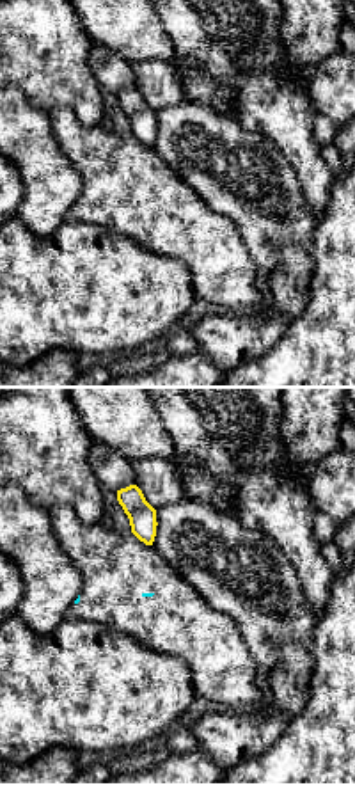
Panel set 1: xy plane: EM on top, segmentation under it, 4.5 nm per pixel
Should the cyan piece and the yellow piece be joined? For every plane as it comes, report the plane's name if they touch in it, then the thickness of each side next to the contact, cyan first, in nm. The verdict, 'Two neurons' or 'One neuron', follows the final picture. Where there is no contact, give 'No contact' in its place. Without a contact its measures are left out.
No contact

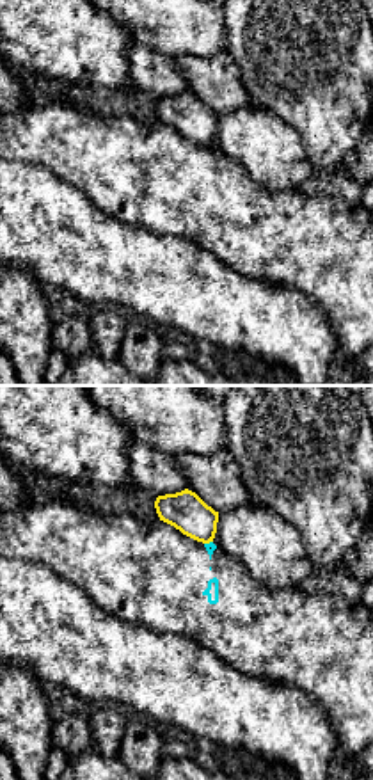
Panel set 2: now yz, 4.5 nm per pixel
Touches cyan in yz. Thickness 50 nm (cyan) against 180 nm

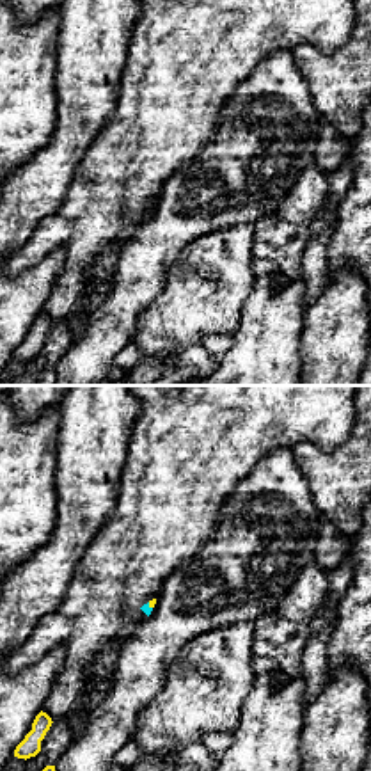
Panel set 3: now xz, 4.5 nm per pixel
Touches cyan in xz. Thickness 40 nm (cyan) against 30 nm

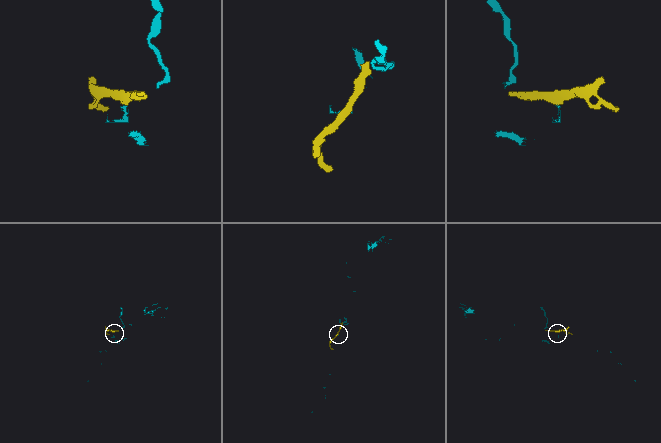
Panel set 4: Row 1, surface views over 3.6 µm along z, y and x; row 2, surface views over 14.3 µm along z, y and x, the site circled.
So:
Two neurons

